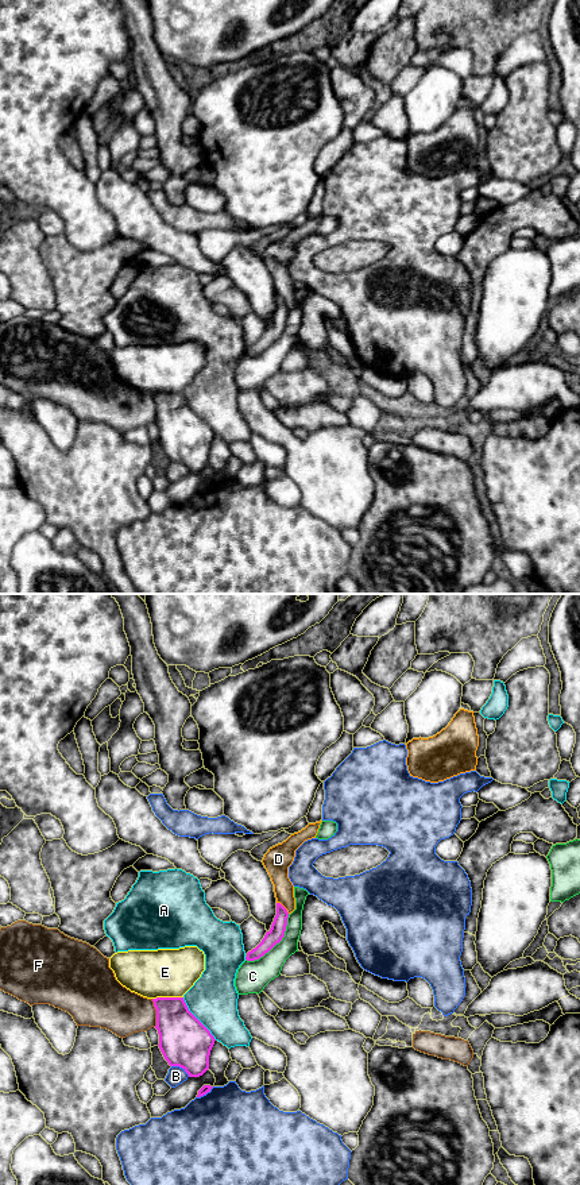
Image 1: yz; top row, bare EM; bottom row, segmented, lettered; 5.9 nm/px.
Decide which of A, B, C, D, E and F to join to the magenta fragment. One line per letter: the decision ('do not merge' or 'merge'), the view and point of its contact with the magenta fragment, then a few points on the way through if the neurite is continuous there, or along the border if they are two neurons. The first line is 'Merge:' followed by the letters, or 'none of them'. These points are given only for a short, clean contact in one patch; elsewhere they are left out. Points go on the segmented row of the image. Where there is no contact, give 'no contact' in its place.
Merge: none of them
A: do not merge | yz (197, 1019)
B: do not merge | yz (181, 1066)
C: do not merge | yz (277, 942)
D: do not merge | yz (283, 907) | along yz (277, 902), (289, 913)
E: do not merge | yz (167, 998)
F: do not merge | yz (157, 1012)

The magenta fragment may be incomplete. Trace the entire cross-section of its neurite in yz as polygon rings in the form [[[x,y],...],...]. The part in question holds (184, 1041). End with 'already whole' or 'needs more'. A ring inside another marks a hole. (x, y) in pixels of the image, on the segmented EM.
[[[183,997],[152,999],[156,1010],[159,1049],[170,1066],[182,1068],[189,1077],[209,1069],[214,1045],[210,1031],[189,1011]]] | already whole

